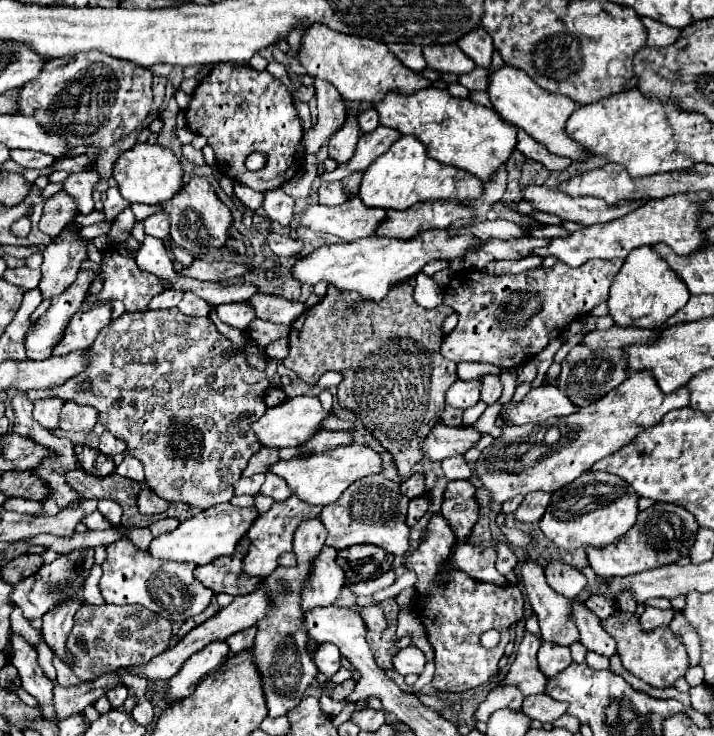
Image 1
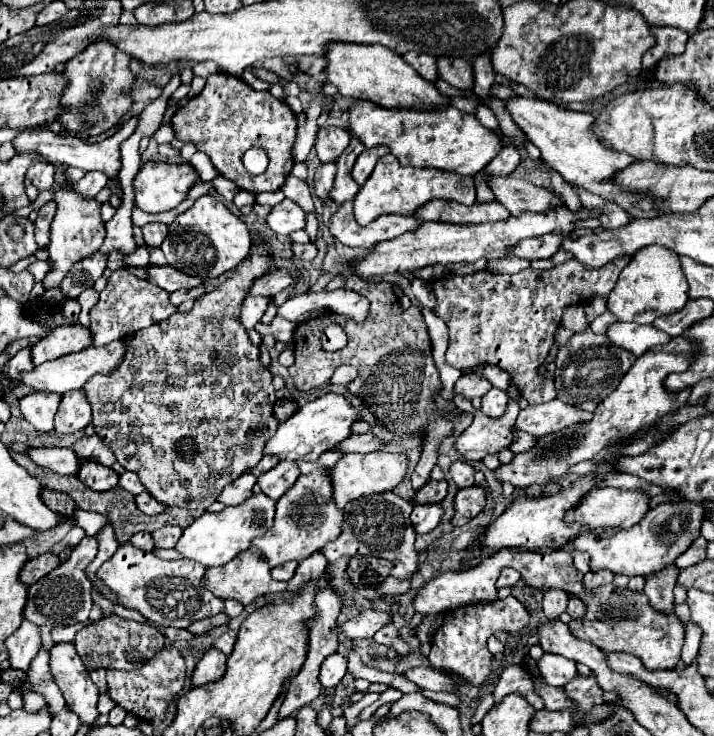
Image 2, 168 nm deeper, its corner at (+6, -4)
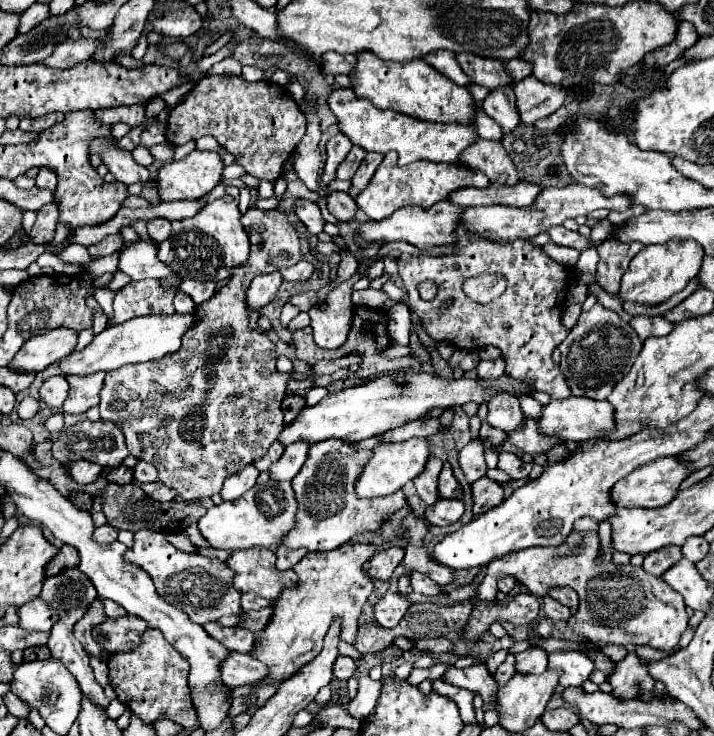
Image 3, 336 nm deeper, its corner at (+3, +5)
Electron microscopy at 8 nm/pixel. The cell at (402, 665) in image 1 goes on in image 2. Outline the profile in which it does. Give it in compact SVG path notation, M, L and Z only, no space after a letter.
M414 667L404 675L428 691L448 691L448 693L458 691L454 677L448 677L448 673L440 673L438 669L432 669L432 667Z

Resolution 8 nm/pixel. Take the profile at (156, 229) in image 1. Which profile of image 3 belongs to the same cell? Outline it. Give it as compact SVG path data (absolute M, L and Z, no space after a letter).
M153 218L147 220L147 228L149 228L149 236L159 244L163 240L167 240L167 236L171 234L171 222L167 218Z

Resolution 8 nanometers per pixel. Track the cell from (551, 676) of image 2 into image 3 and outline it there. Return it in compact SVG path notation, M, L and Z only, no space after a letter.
M557 650L549 654L549 670L561 670L559 684L567 686L581 686L583 680L595 670L595 664L585 652L577 650Z

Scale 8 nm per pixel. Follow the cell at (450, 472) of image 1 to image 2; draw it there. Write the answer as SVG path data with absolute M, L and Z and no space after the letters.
M454 461L450 467L450 475L458 487L472 487L474 485L474 467L466 461Z

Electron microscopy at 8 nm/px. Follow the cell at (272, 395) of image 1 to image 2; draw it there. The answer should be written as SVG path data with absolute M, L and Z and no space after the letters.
M278 399L276 405L274 405L274 417L282 423L288 417L292 417L292 413L296 413L296 409L298 409L296 401L292 401L292 399Z

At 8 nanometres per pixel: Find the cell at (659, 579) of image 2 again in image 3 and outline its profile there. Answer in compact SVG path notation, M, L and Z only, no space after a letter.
M667 546L667 548L661 548L659 552L651 552L651 556L645 558L643 562L643 568L653 574L653 576L663 576L671 566L675 566L679 560L681 560L681 548L679 546Z

